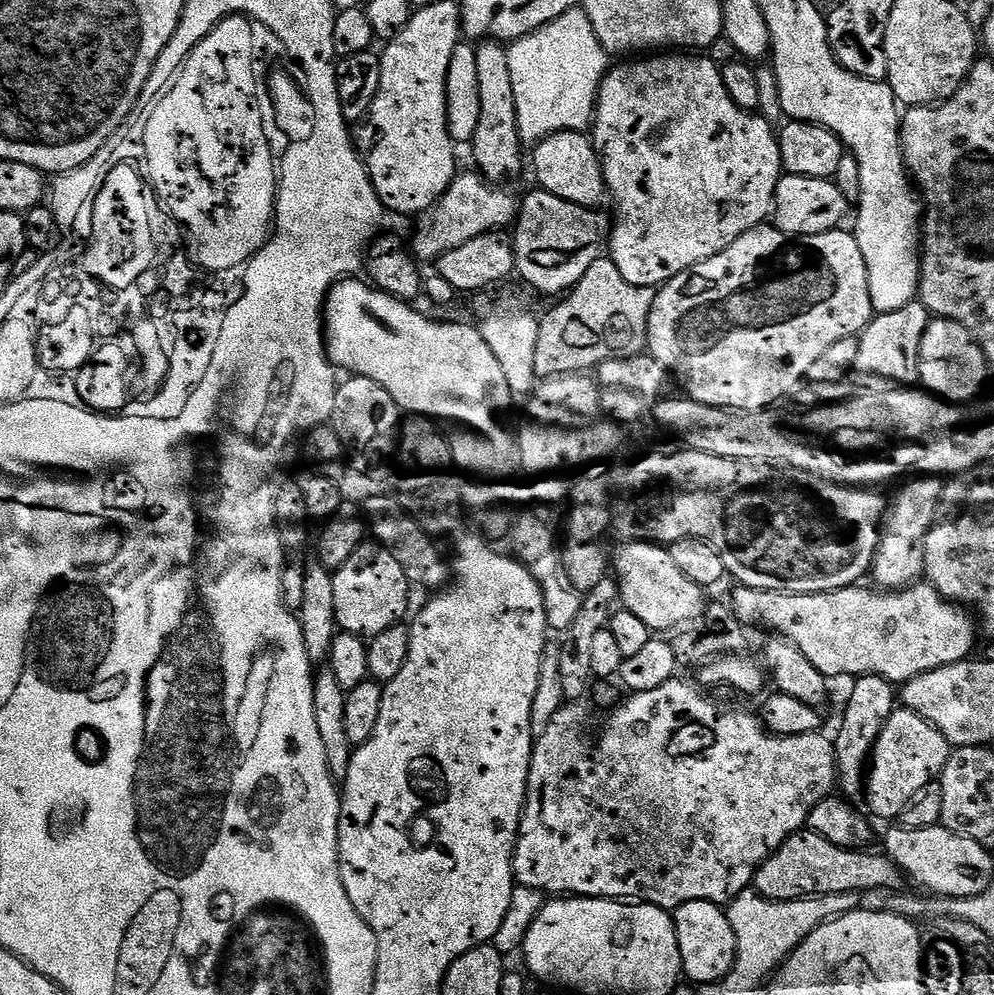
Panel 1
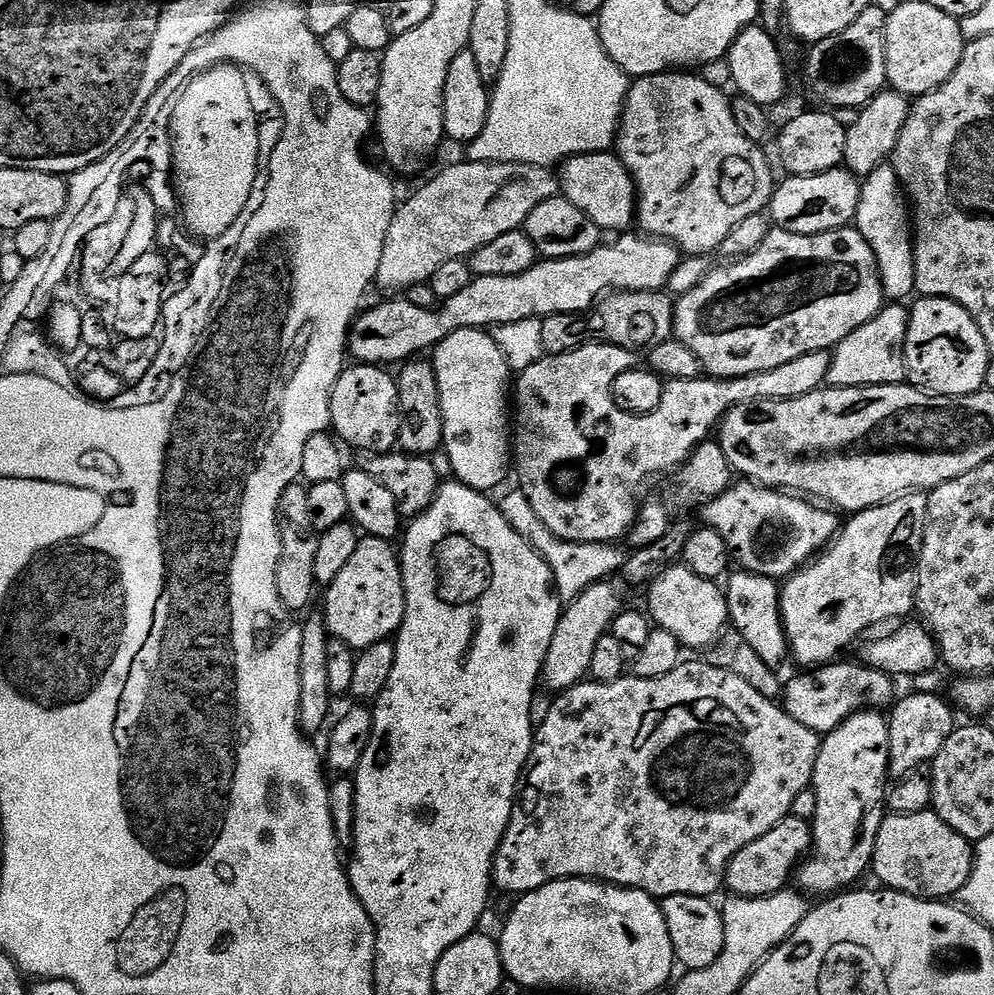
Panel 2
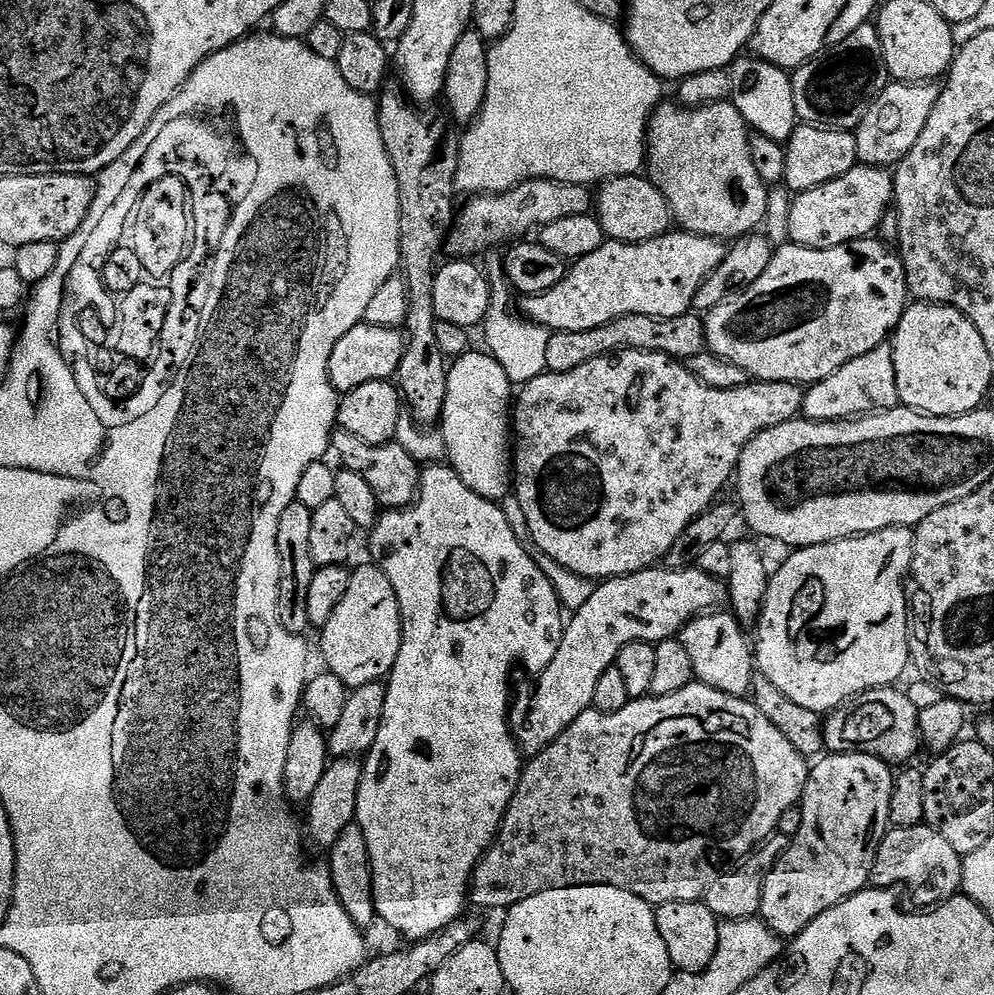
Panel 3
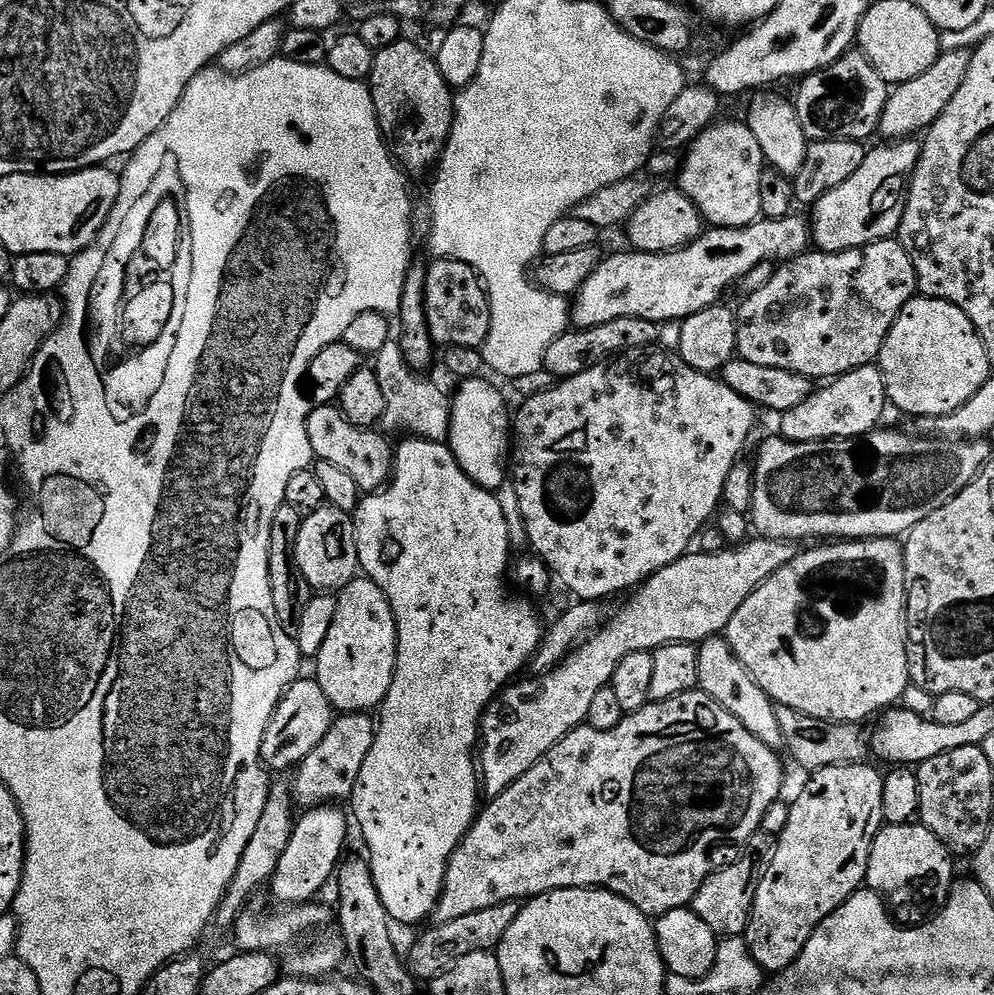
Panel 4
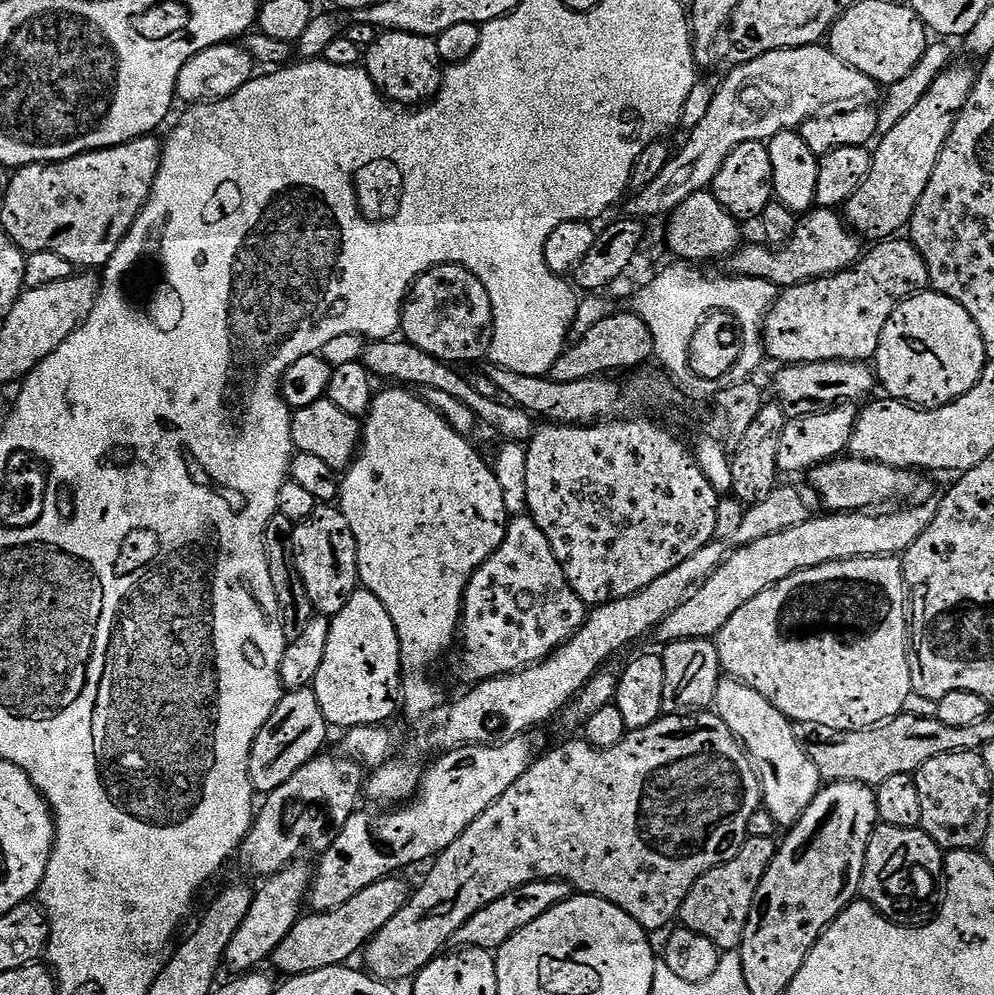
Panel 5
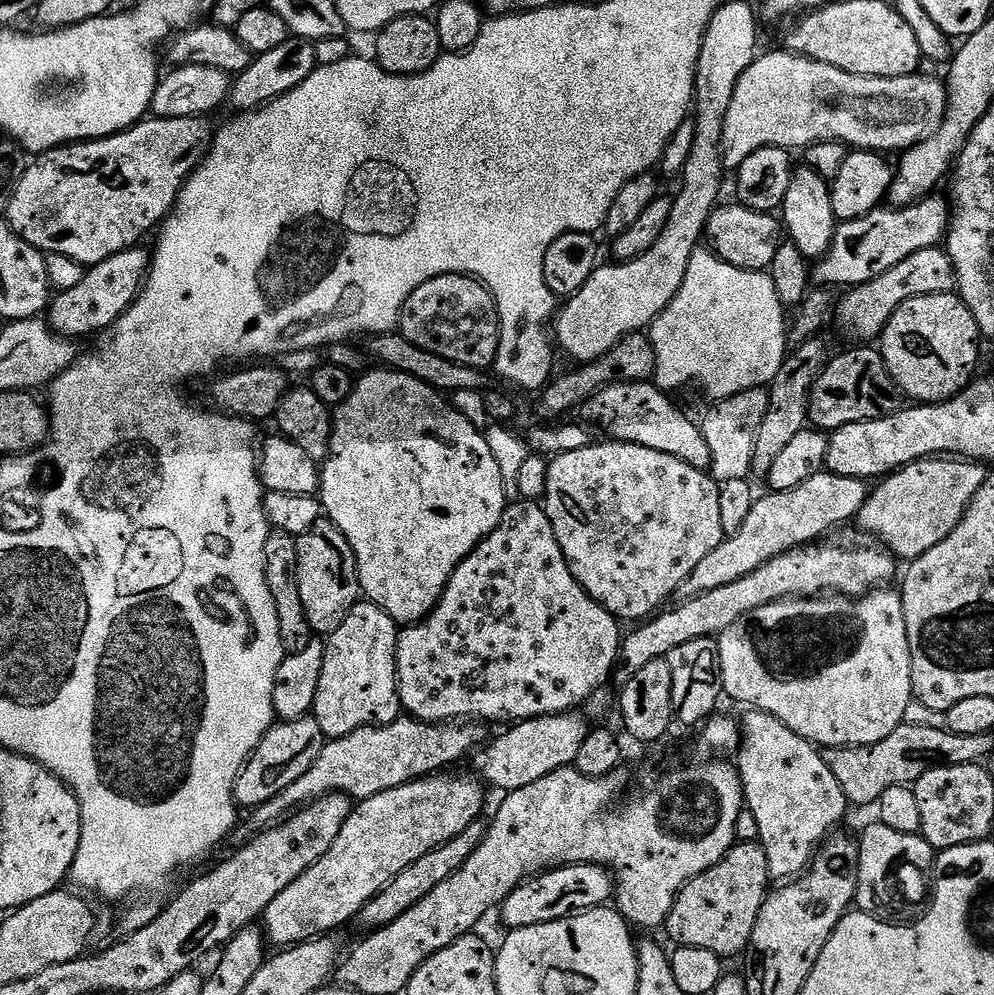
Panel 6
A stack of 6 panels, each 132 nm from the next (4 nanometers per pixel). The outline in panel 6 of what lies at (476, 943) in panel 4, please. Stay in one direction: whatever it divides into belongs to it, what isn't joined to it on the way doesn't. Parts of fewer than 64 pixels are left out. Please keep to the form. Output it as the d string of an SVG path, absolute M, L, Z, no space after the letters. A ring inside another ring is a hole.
M561 864L523 880L499 905L505 929L538 926L585 912L587 908L607 905L614 896L614 881L609 869L601 864Z

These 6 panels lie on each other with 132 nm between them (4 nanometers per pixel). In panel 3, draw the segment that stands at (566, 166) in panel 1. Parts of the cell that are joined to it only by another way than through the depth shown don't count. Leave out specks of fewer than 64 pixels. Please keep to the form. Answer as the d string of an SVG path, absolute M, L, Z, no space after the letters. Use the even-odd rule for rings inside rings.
M643 175L613 176L599 185L594 196L594 215L600 221L605 237L622 244L637 244L663 236L673 227L672 208L666 198Z

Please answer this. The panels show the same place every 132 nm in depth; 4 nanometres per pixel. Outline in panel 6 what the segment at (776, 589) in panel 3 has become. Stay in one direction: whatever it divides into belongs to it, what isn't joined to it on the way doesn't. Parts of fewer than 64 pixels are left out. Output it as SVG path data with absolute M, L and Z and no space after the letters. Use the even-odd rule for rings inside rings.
M881 586L867 592L865 596L842 596L839 594L821 594L819 596L789 596L786 600L776 600L756 608L744 619L734 622L724 632L719 633L720 645L720 686L725 697L737 700L740 704L748 704L749 709L765 712L778 722L782 722L794 734L798 734L811 744L824 748L857 748L859 744L882 742L886 734L894 734L898 725L904 723L906 706L910 706L912 695L912 663L910 662L910 642L906 634L906 614L904 613L904 597L899 591L891 592L891 587Z

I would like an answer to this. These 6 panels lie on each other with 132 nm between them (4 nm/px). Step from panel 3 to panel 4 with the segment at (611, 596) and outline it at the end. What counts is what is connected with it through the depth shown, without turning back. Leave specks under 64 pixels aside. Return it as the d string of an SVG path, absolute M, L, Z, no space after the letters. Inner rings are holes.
M769 536L752 538L745 543L737 544L735 546L725 546L720 552L702 552L696 550L691 554L686 554L681 560L675 560L673 564L668 564L662 570L658 570L652 576L649 576L639 588L635 589L635 591L627 597L629 600L617 610L616 617L614 617L613 620L611 617L611 619L601 627L599 632L593 632L587 640L573 648L572 653L570 653L562 663L543 674L537 675L535 678L532 678L536 680L521 679L519 682L509 683L507 687L503 689L502 695L499 697L498 704L501 704L501 708L497 710L496 716L492 716L493 714L485 715L482 721L482 739L478 744L478 771L482 777L483 795L488 798L502 795L502 793L514 782L518 782L518 778L522 778L522 774L526 774L526 770L533 768L533 766L536 765L536 763L539 762L540 759L546 755L546 753L548 753L561 738L566 734L570 734L576 728L581 727L581 725L583 725L588 719L590 706L594 703L594 698L598 695L598 690L602 690L611 685L612 679L614 678L614 670L618 670L618 662L622 662L622 658L626 658L626 654L634 654L635 652L653 653L657 648L661 648L667 644L695 644L699 646L703 644L705 640L710 640L719 637L721 634L727 633L730 618L734 618L734 614L738 614L738 606L742 606L742 602L746 602L746 598L750 598L750 594L754 594L754 590L758 586L762 586L762 582L766 582L772 577L772 575L774 575L774 573L778 570L782 570L782 566L794 562L796 555L798 555L798 548L793 541L775 540Z

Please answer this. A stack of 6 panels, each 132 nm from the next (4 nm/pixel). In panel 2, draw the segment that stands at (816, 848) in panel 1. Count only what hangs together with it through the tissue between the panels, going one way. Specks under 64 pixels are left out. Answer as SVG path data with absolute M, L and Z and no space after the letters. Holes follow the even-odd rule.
M785 818L774 825L762 838L750 842L728 864L726 888L733 897L741 900L760 900L785 891L787 880L793 879L802 861L812 851L812 829L807 820Z

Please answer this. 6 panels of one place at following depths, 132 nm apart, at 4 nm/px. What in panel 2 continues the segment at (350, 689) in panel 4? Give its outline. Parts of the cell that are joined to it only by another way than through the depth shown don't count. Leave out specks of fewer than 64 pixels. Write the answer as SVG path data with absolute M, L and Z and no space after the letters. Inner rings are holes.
M361 539L354 554L347 560L346 567L334 578L332 584L327 585L324 596L322 615L324 624L328 627L329 637L333 641L345 644L351 650L363 650L391 641L400 631L404 621L404 583L400 573L400 558L397 549L389 541Z

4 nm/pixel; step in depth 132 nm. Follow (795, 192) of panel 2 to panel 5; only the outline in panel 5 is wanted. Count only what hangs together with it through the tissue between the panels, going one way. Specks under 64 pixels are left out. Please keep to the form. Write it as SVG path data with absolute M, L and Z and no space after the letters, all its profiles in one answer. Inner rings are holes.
M956 67L945 68L944 73L932 83L930 90L922 98L922 102L918 102L918 106L914 106L914 110L910 110L910 114L906 114L906 118L902 118L902 122L898 122L898 126L894 126L894 130L883 133L879 137L872 152L872 165L866 182L862 182L862 186L858 186L858 190L842 208L848 227L861 237L869 236L872 242L887 240L903 233L912 223L914 210L930 182L930 174L934 174L934 166L938 166L938 158L950 138L954 122L966 106L976 85L977 73L975 71L971 72L968 68Z

